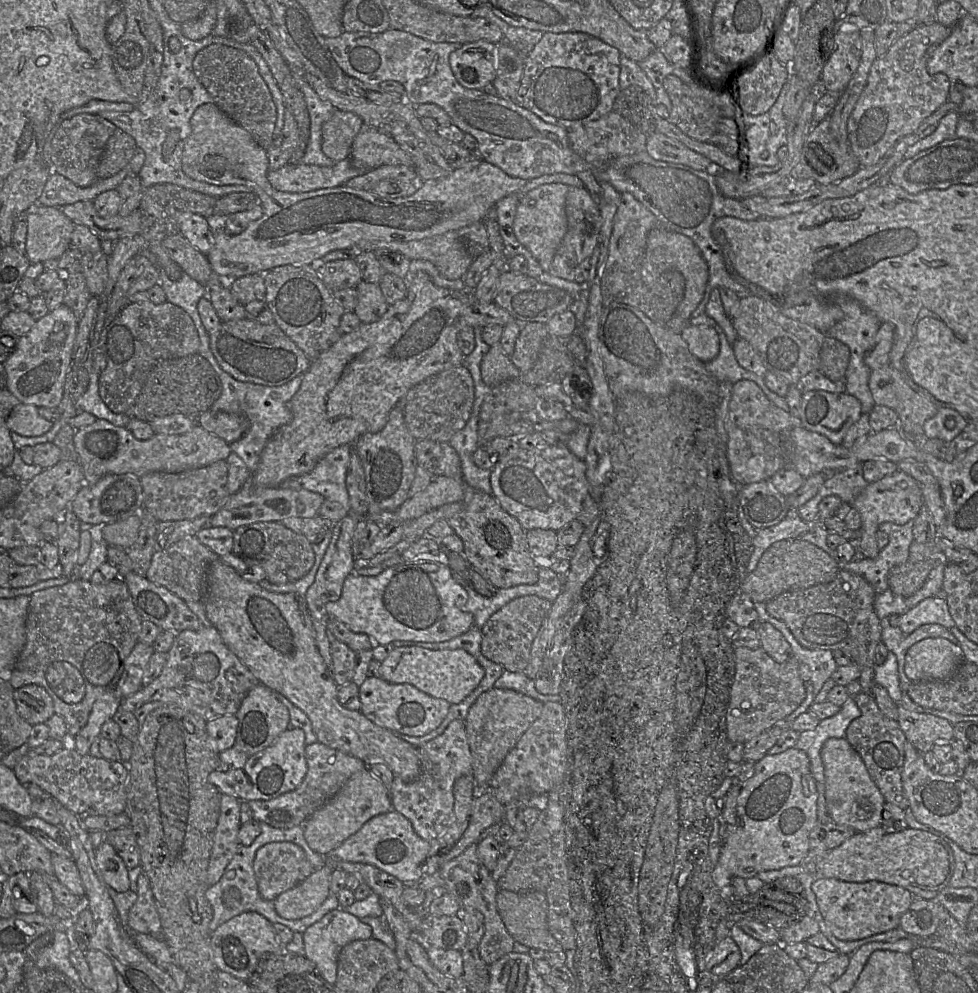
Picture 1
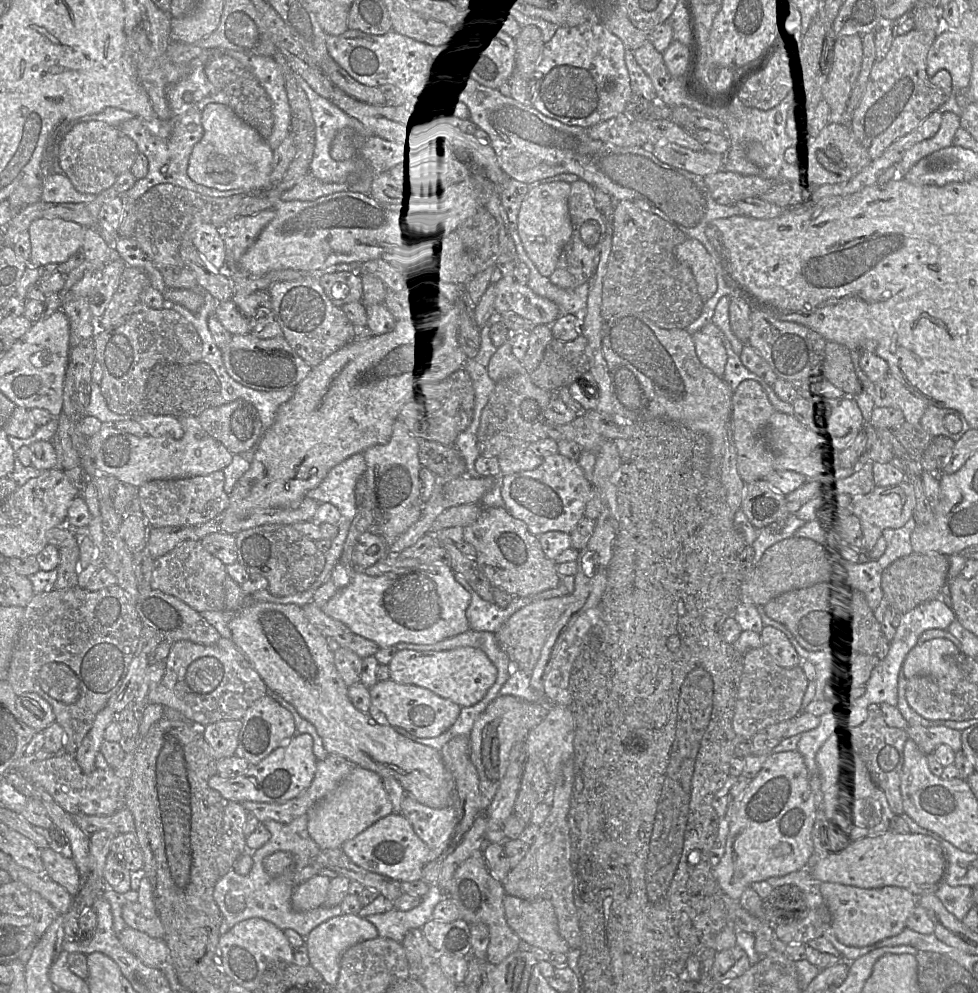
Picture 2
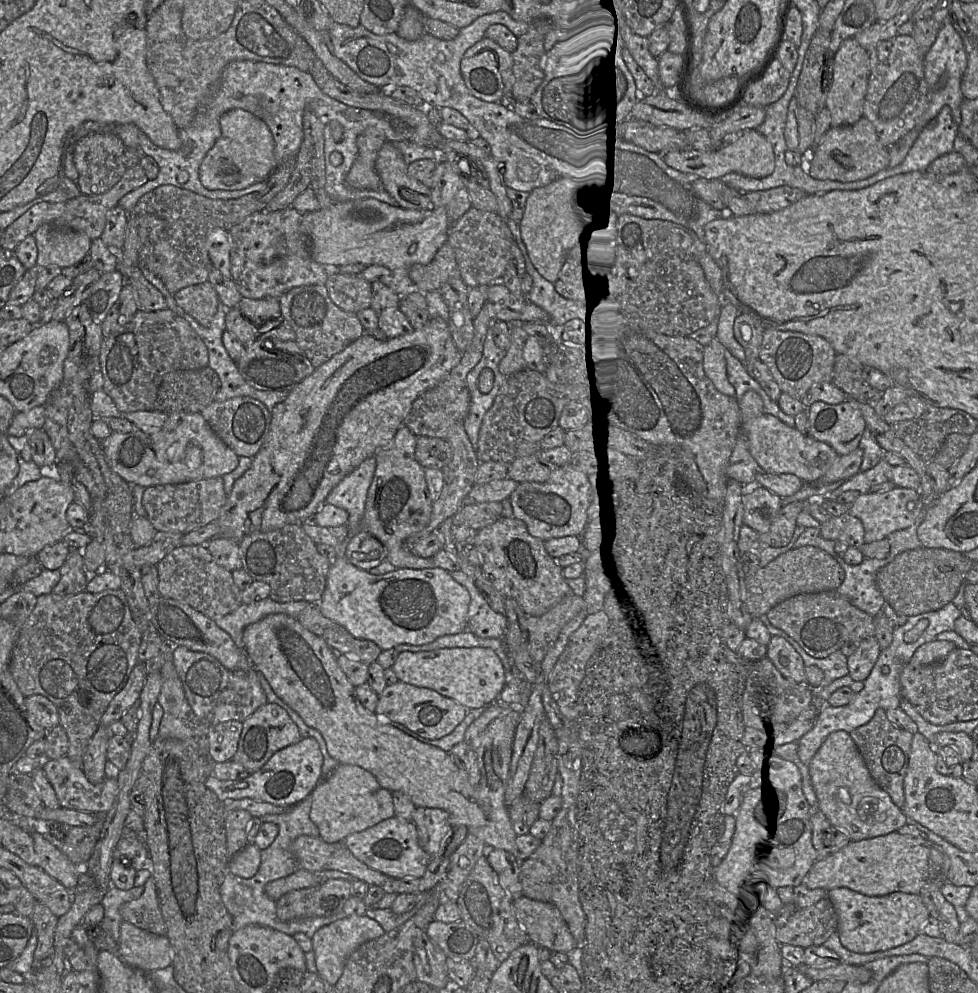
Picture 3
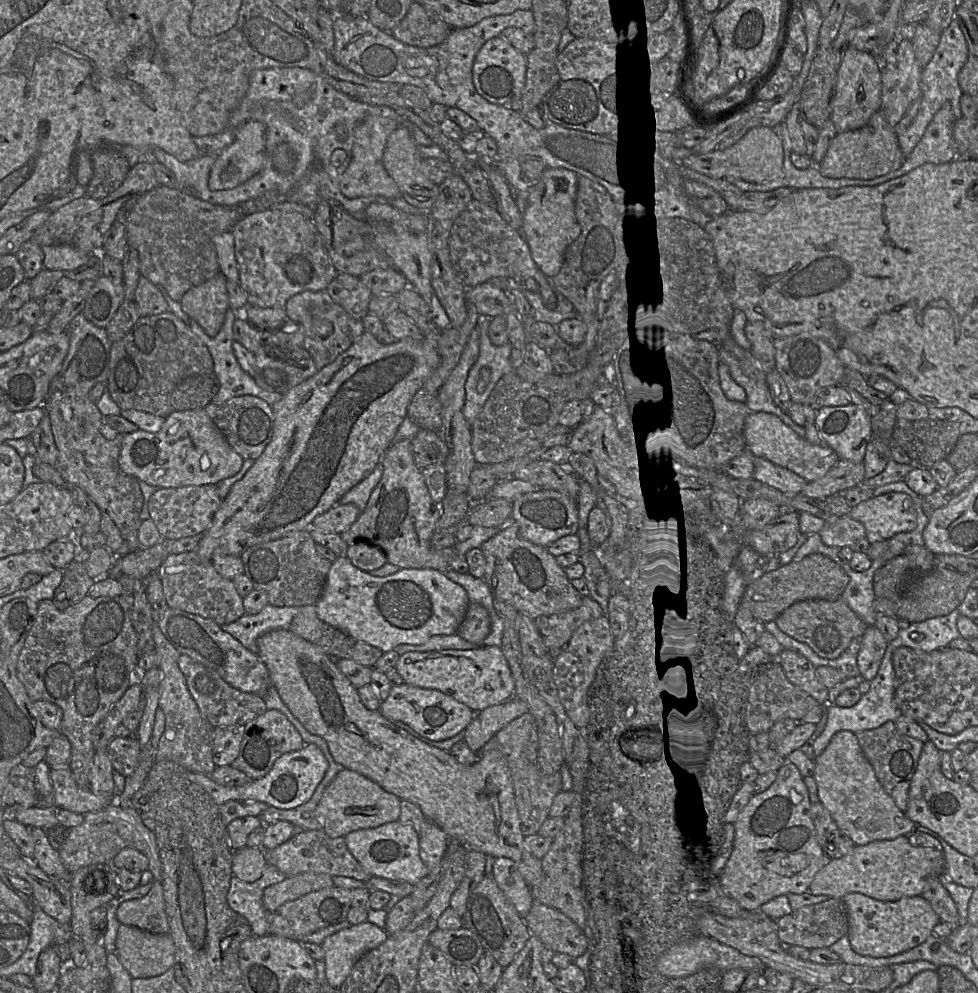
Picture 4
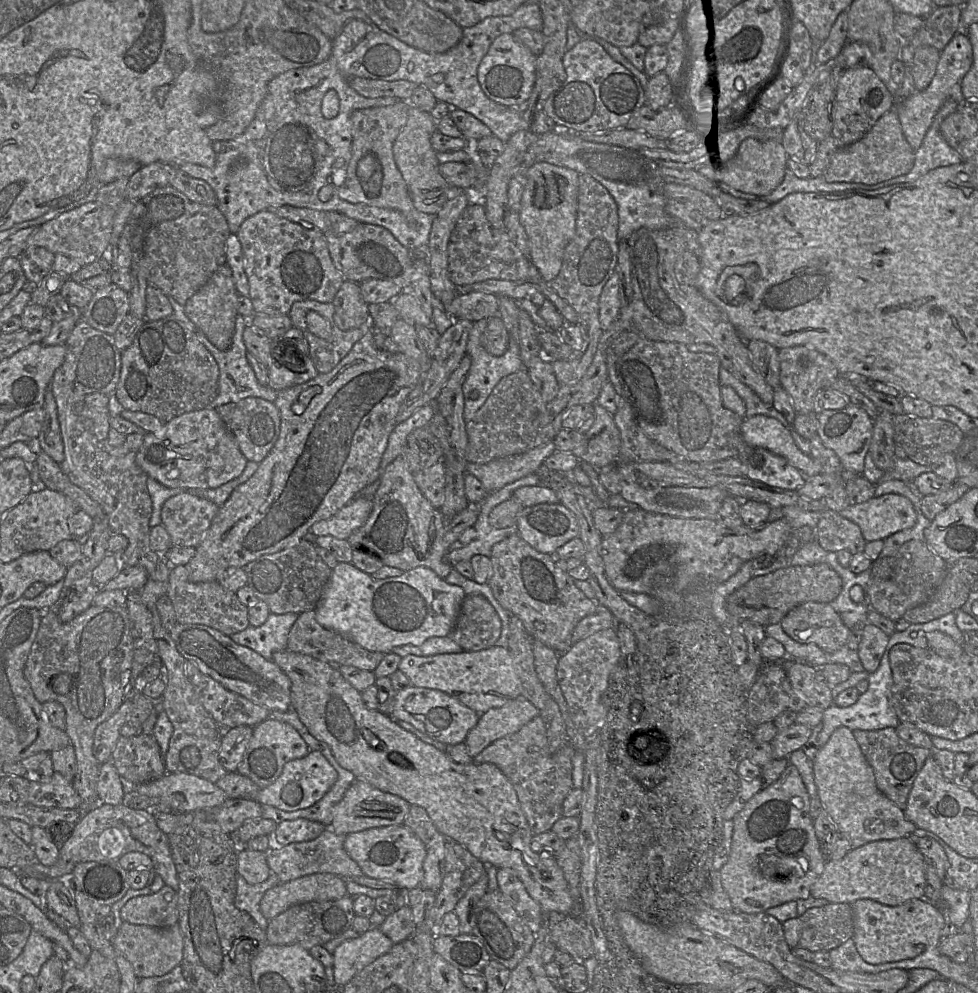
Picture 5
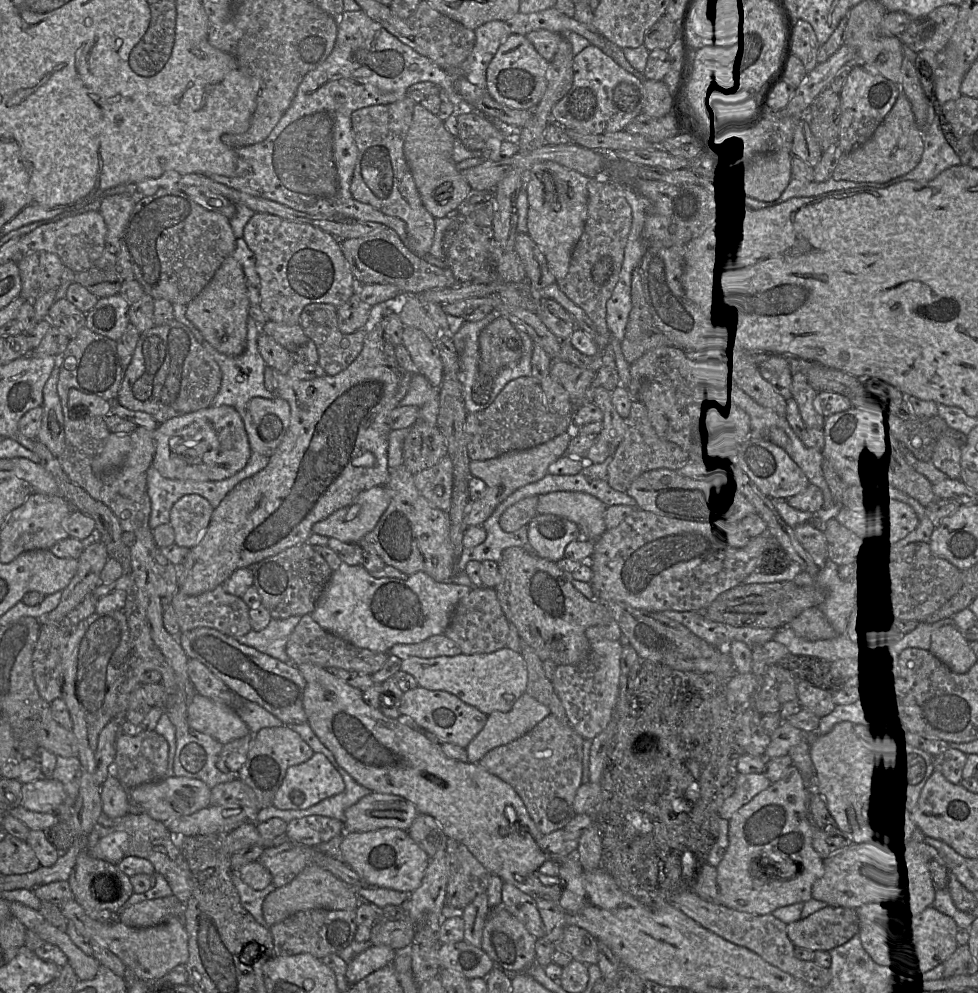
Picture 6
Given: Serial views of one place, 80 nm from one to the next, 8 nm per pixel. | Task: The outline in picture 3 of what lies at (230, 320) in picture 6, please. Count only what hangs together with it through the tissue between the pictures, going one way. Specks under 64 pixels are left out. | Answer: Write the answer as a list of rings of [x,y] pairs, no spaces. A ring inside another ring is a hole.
[[[208,281],[185,287],[173,298],[179,307],[204,327],[210,325],[220,303],[214,286]]]

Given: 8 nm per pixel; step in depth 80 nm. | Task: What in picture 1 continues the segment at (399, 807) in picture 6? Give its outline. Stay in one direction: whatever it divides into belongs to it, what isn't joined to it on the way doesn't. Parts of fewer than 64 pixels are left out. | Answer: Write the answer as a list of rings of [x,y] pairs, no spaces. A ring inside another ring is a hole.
[[[364,768],[353,774],[330,800],[306,820],[305,839],[314,851],[327,856],[369,819],[391,809],[390,790],[369,768]]]

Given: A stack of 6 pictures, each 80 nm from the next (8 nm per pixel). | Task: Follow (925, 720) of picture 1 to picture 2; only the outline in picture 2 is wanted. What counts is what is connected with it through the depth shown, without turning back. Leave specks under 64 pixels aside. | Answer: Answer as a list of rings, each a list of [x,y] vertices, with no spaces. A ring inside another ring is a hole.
[[[908,725],[905,729],[912,739],[926,755],[934,752],[941,744],[949,745],[954,752],[962,750],[961,731],[944,725],[929,727]]]

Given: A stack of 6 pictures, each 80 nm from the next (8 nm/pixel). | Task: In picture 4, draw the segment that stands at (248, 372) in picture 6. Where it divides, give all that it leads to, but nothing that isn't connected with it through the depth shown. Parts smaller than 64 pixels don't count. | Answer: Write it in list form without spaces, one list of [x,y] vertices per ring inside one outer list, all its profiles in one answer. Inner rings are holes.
[[[164,296],[164,297],[165,297],[165,300],[167,301],[169,310],[175,316],[180,318],[186,325],[189,326],[189,328],[193,331],[193,333],[196,336],[198,336],[198,338],[208,348],[211,354],[211,357],[213,360],[213,372],[215,373],[215,375],[219,380],[219,390],[217,394],[213,397],[212,403],[221,404],[231,398],[244,396],[244,395],[252,395],[264,400],[271,406],[275,402],[278,402],[279,400],[282,399],[284,394],[269,392],[260,388],[255,383],[254,379],[247,372],[245,372],[240,366],[240,364],[238,363],[232,349],[232,342],[234,340],[232,326],[235,319],[239,317],[239,315],[237,314],[238,312],[235,312],[234,310],[231,310],[229,308],[225,313],[224,322],[220,331],[217,333],[216,336],[210,337],[204,332],[204,330],[199,326],[199,324],[196,321],[191,319],[187,314],[185,314],[182,311],[179,302],[174,301],[170,296]]]

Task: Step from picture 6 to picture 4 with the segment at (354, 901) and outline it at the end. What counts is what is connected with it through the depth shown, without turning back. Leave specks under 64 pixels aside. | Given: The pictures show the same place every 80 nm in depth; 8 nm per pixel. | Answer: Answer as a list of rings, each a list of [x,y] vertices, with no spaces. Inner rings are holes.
[[[303,872],[286,877],[281,882],[264,889],[263,905],[268,912],[275,911],[282,904],[298,899],[310,892],[334,885],[333,876],[324,873]]]

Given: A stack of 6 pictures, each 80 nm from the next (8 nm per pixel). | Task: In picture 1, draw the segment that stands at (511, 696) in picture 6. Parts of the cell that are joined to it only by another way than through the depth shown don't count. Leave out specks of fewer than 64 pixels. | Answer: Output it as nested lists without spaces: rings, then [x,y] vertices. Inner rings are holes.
[[[418,646],[394,648],[381,662],[379,676],[390,683],[411,684],[422,692],[450,704],[463,701],[485,674],[477,660],[464,649],[431,650]]]

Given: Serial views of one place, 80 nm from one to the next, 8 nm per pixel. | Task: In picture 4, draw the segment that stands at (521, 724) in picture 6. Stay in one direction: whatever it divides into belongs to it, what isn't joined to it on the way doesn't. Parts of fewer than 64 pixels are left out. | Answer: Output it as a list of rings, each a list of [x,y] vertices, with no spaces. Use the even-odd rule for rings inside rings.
[[[517,697],[505,703],[489,706],[477,712],[464,731],[463,740],[479,756],[479,751],[498,731],[528,712],[528,705]]]

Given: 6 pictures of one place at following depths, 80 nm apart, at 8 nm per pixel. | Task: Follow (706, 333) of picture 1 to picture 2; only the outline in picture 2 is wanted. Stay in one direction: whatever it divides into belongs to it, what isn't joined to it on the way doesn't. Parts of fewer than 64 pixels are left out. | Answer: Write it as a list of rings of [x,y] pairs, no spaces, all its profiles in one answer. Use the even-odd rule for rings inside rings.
[[[698,331],[692,335],[700,362],[716,376],[722,378],[727,361],[726,350],[719,337]]]

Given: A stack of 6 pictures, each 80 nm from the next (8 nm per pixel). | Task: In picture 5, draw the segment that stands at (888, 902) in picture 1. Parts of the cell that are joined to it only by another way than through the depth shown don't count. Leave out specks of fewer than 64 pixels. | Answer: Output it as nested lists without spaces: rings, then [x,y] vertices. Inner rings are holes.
[[[922,898],[899,906],[887,906],[870,899],[851,904],[854,913],[853,941],[865,962],[882,964],[912,959],[930,947],[939,946],[941,930],[948,922],[946,914],[934,903]]]

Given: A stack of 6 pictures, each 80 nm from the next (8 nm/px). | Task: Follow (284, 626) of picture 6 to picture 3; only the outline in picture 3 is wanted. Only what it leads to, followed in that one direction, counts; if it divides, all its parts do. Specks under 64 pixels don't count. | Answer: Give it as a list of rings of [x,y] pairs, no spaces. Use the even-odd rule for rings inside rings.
[[[268,597],[251,604],[242,603],[235,611],[214,620],[238,647],[243,648],[243,631],[250,624],[270,614],[281,613],[296,618],[308,605],[306,601],[279,603]]]

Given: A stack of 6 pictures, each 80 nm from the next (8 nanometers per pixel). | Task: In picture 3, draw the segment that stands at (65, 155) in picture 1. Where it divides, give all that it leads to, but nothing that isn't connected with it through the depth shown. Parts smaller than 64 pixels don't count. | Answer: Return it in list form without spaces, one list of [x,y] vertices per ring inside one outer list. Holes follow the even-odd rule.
[[[113,131],[89,133],[78,139],[73,147],[73,163],[78,177],[76,184],[82,194],[96,196],[113,188],[127,171],[124,164],[125,145]]]

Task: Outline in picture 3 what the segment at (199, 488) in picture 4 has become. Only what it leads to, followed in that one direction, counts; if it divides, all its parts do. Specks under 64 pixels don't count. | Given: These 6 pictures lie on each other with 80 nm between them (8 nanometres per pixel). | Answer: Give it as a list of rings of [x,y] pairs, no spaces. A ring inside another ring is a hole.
[[[214,477],[180,484],[165,484],[145,488],[142,504],[146,518],[157,531],[178,532],[184,535],[216,521],[227,495],[222,477]]]

